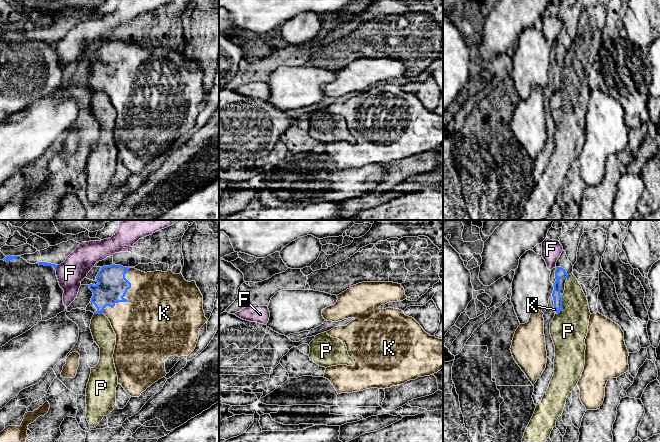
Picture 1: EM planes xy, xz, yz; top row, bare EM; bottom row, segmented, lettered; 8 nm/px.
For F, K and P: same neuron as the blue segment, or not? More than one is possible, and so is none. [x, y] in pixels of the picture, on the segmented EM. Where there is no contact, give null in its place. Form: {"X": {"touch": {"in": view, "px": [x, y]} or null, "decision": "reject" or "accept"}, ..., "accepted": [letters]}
{"F": {"touch": {"in": "xy", "px": [56, 267]}, "decision": "reject"}, "K": {"touch": {"in": "xy", "px": [124, 298]}, "decision": "accept"}, "P": {"touch": {"in": "yz", "px": [561, 306]}, "decision": "reject"}, "accepted": ["K"]}

